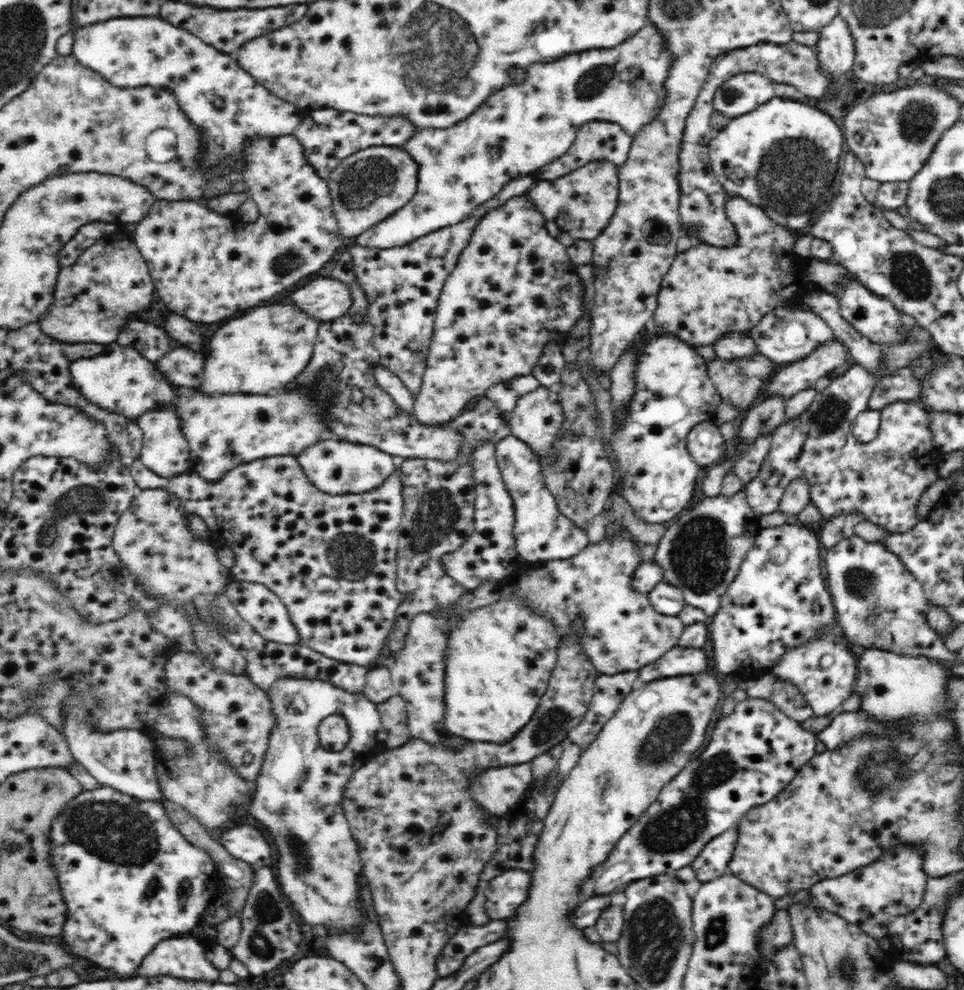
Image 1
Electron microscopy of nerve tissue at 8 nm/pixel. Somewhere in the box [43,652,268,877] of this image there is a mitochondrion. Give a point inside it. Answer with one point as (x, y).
(114, 831)

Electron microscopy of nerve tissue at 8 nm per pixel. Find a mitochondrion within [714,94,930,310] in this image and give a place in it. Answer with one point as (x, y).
(791, 174)

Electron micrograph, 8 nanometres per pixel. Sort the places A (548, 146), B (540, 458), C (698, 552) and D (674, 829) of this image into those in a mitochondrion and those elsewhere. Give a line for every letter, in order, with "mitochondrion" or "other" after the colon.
A: other
B: other
C: mitochondrion
D: mitochondrion

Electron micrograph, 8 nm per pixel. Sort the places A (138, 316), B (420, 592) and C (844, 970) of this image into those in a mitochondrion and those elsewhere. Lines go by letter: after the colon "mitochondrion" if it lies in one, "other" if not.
A: other
B: other
C: mitochondrion

